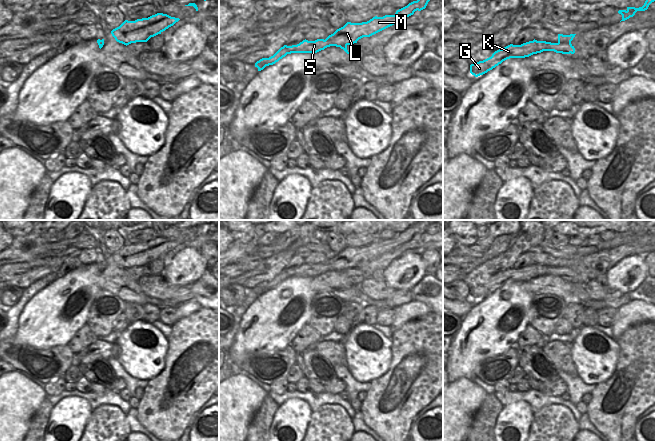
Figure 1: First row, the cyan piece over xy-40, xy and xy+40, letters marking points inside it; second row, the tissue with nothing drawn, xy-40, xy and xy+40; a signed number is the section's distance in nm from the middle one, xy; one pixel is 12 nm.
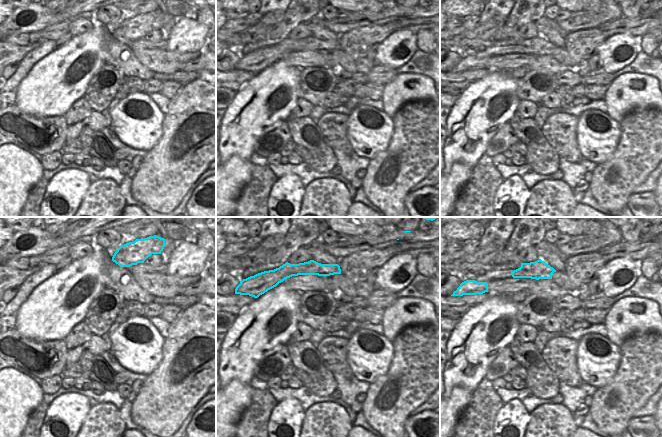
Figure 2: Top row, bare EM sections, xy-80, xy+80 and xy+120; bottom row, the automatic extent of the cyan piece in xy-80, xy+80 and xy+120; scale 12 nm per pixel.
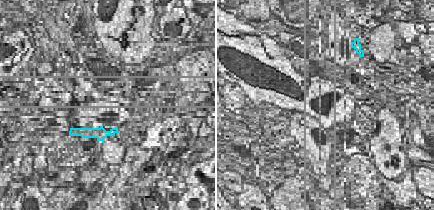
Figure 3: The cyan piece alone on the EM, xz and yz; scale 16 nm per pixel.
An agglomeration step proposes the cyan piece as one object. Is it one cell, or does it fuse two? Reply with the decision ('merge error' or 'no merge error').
no merge error

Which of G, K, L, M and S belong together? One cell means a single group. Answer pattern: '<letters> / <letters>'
G K L M S

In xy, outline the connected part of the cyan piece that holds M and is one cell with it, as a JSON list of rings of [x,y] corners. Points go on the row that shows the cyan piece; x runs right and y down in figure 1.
[[[417,0],[409,3],[407,6],[396,11],[394,15],[385,15],[383,17],[373,17],[367,22],[351,23],[347,22],[343,27],[337,29],[325,40],[317,39],[315,41],[303,40],[297,45],[281,47],[273,56],[262,58],[255,63],[258,71],[266,66],[273,65],[280,59],[291,53],[317,53],[330,46],[336,46],[343,49],[347,54],[348,45],[357,43],[363,37],[370,37],[414,14],[415,11],[421,11],[426,8],[430,0]]]

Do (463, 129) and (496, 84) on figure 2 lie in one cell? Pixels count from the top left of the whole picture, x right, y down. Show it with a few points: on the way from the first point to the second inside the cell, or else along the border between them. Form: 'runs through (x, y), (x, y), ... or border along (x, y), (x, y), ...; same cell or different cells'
runs through (474, 118), (493, 95); same cell

